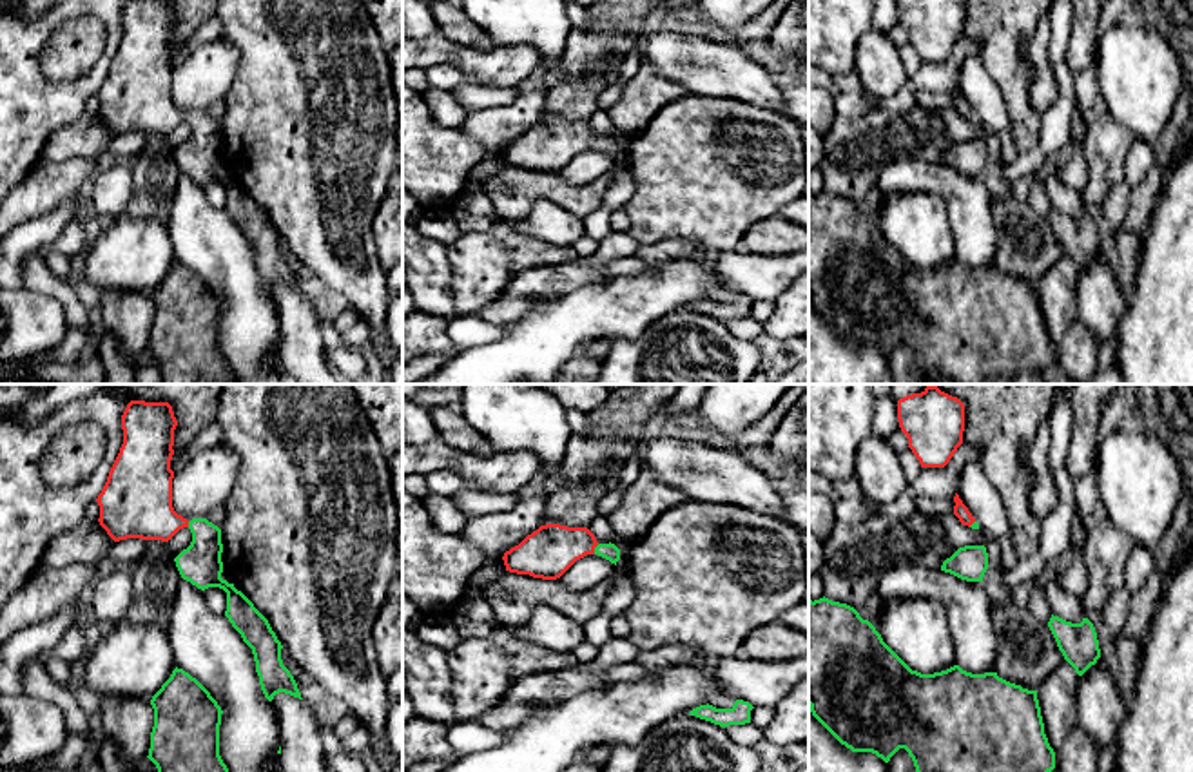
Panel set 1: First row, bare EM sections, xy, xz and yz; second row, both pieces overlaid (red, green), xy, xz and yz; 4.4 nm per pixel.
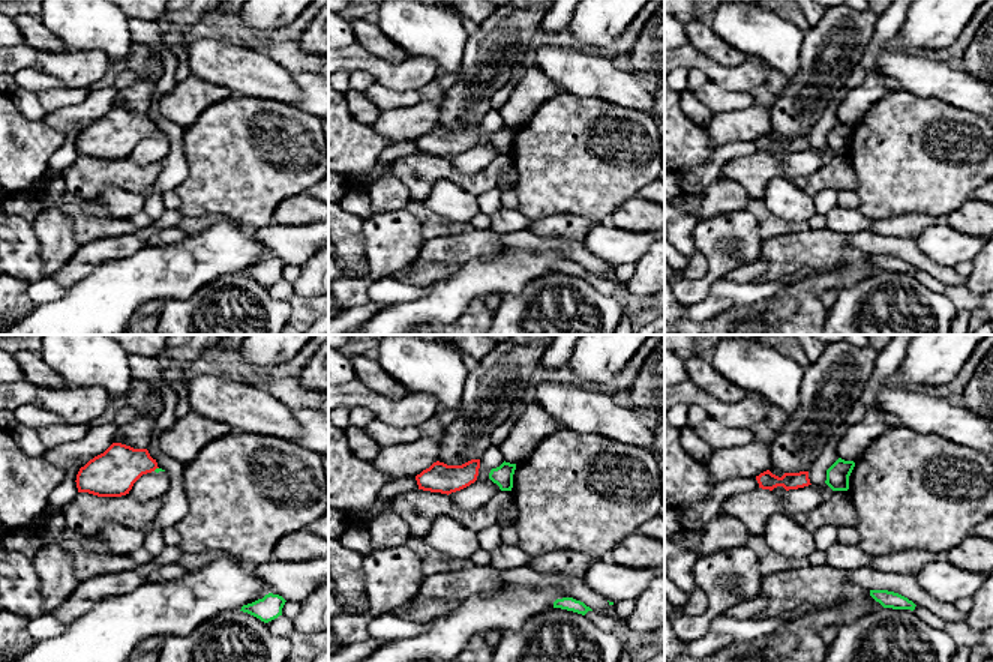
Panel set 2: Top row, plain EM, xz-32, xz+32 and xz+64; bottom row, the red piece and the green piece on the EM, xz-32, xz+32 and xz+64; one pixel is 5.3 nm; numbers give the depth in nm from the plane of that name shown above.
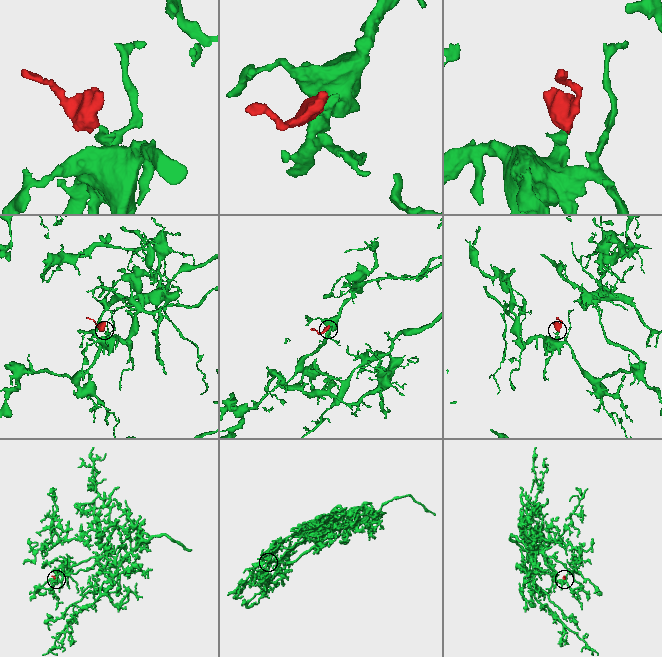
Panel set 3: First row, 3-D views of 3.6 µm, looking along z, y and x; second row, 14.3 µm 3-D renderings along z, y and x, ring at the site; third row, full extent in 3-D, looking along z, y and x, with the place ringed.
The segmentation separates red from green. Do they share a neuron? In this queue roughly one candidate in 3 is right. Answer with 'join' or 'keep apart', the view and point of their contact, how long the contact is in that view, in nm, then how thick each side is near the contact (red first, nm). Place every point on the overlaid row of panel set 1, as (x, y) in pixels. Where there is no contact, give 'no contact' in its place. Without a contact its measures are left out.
join | xz (595, 546) | 50 nm | 220/80 nm

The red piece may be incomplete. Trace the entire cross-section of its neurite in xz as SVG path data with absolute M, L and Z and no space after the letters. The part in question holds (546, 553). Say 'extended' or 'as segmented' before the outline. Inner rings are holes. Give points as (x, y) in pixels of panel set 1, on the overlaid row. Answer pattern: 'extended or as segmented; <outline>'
extended; M546 524L504 553L506 571L542 580L560 578L577 560L598 555L616 565L620 549L598 544L587 527Z

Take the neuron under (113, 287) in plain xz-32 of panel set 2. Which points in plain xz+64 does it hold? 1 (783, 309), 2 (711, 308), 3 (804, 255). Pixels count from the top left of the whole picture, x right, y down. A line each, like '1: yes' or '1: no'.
1: yes
2: no
3: no

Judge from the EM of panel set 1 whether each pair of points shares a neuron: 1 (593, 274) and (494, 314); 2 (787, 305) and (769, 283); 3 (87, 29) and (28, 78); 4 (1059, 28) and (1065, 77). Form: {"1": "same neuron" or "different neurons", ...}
{"1": "same neuron", "2": "different neurons", "3": "different neurons", "4": "same neuron"}

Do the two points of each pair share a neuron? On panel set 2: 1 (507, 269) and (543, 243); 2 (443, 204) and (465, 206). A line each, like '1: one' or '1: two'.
1: two
2: one

